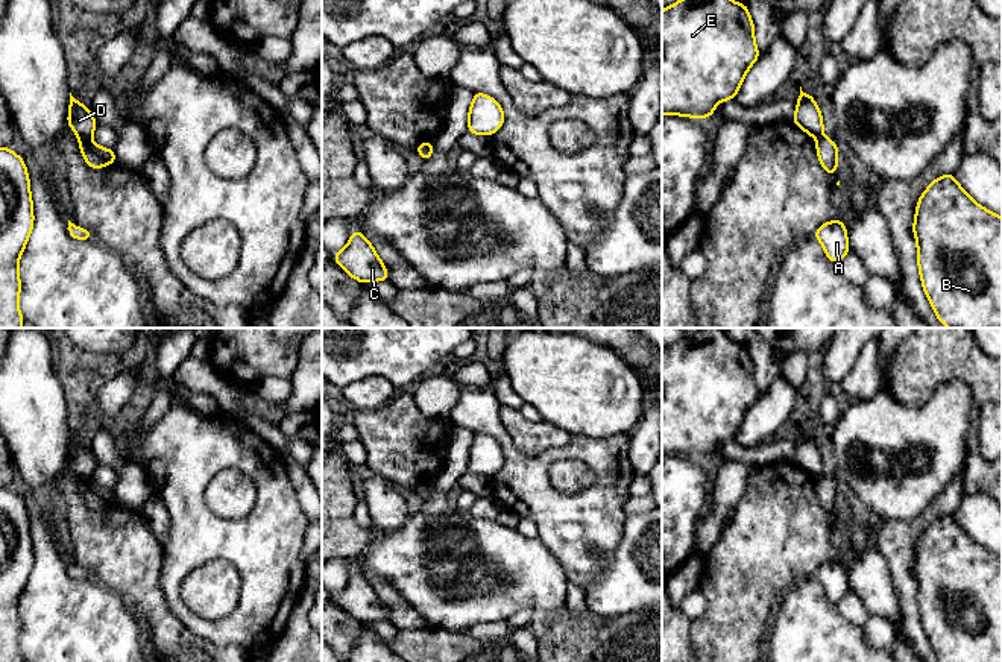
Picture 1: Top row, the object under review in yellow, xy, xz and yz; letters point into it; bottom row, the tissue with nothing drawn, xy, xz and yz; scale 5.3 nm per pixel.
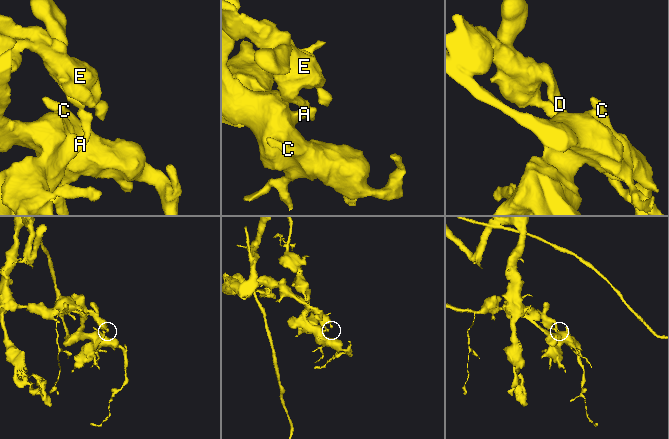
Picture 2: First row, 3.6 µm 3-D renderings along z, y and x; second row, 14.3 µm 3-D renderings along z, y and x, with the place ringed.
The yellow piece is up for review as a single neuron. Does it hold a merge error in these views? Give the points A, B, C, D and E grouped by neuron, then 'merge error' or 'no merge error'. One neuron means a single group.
A B C / D E | merge error

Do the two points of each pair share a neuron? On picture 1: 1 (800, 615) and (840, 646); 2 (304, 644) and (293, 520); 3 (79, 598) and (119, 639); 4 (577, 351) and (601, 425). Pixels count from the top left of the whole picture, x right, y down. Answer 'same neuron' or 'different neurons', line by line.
1: same neuron
2: different neurons
3: same neuron
4: same neuron

